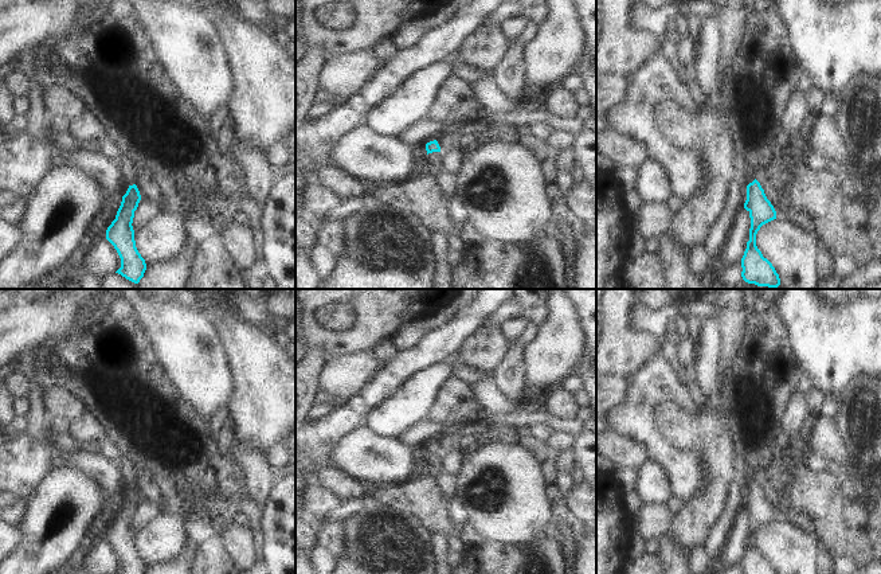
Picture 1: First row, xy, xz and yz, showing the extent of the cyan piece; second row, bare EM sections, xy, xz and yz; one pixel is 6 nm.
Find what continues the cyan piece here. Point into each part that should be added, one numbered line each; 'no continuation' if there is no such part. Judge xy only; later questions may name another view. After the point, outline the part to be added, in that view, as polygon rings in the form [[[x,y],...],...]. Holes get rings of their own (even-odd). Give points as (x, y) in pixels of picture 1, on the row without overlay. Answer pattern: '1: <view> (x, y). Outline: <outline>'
1: xy (128, 469). Outline: [[[120,452],[120,469],[125,483],[129,487],[136,485],[136,466],[133,464],[133,460],[128,458],[122,452]]]

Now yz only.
1: yz (740, 464). Outline: [[[735,449],[735,469],[737,472],[737,476],[740,476],[748,485],[755,481],[755,479],[751,476],[751,469],[745,461],[745,458]]]

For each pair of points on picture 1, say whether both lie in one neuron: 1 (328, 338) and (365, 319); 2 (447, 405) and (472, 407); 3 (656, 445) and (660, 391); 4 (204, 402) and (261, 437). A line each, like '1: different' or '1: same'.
1: same
2: same
3: same
4: different

